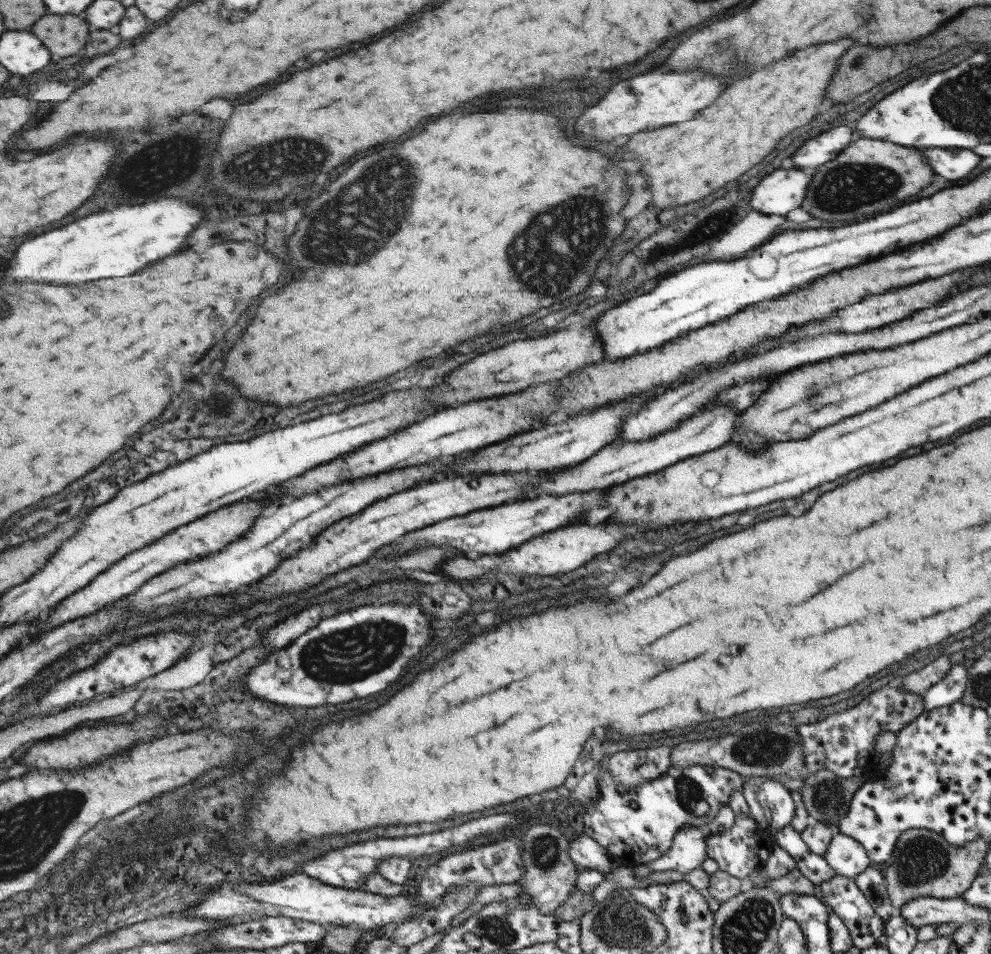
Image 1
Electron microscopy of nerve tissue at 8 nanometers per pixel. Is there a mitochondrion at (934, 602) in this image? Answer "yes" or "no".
no

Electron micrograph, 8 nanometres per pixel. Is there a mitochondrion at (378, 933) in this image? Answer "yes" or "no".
no

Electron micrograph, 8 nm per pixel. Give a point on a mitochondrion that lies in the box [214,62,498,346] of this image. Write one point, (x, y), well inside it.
(365, 210)

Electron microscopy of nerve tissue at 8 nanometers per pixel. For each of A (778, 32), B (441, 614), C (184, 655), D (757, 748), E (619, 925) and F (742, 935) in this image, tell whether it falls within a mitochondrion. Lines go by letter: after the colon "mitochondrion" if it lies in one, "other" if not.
A: other
B: other
C: other
D: mitochondrion
E: mitochondrion
F: mitochondrion

